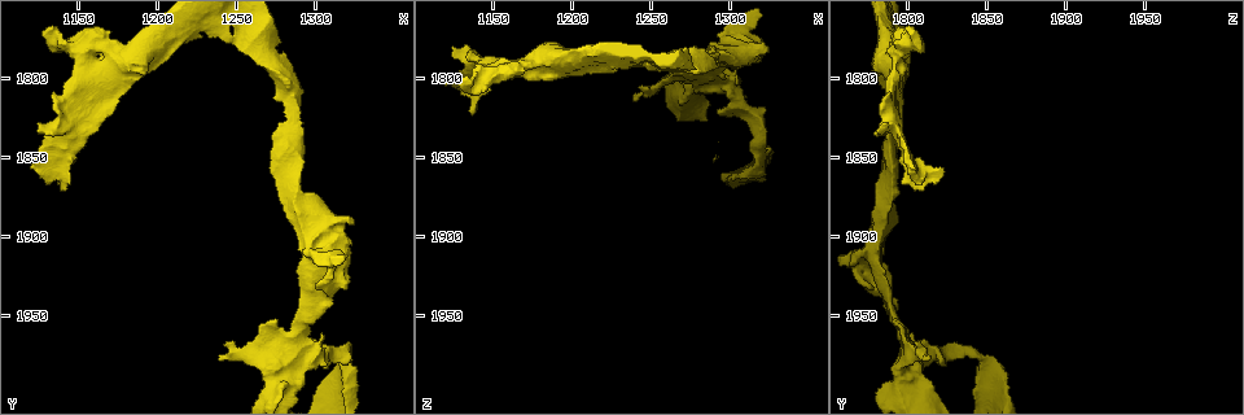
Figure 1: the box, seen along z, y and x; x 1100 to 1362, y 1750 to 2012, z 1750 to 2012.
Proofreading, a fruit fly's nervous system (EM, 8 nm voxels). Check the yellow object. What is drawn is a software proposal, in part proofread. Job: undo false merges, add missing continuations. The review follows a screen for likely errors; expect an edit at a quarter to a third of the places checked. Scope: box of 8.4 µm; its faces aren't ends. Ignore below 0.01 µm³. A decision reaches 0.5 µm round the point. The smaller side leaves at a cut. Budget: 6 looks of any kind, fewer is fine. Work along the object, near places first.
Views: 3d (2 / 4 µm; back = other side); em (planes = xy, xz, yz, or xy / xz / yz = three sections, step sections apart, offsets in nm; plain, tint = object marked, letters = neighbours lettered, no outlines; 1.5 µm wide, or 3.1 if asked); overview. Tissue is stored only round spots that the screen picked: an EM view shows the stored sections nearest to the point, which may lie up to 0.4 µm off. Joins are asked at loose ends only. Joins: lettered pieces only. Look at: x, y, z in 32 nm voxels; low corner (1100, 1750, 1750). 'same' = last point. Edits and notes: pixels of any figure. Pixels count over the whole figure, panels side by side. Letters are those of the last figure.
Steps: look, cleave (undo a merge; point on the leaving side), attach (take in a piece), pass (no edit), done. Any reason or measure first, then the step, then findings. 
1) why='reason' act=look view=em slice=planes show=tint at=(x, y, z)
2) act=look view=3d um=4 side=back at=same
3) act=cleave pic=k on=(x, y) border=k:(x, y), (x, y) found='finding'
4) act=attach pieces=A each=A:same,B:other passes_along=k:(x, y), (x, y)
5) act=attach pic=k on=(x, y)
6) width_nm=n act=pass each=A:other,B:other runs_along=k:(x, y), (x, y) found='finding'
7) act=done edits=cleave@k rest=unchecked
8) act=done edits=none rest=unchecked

why='a fork' act=look view=3d um=2 at=(1318, 1980, 1850)

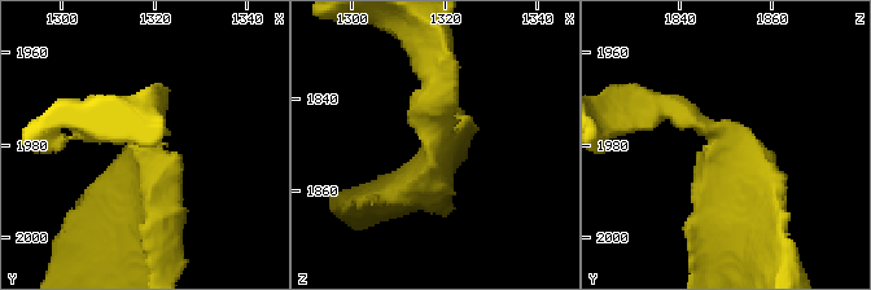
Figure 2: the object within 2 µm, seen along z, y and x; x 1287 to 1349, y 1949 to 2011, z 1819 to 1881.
act=look view=em slice=planes show=plain at=(1318, 1981, 1849)

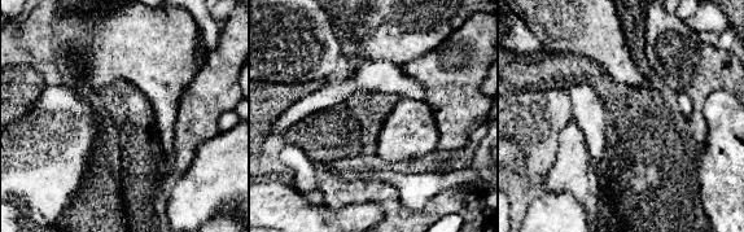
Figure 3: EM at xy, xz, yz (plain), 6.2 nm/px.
act=look view=em slice=planes show=letters at=same

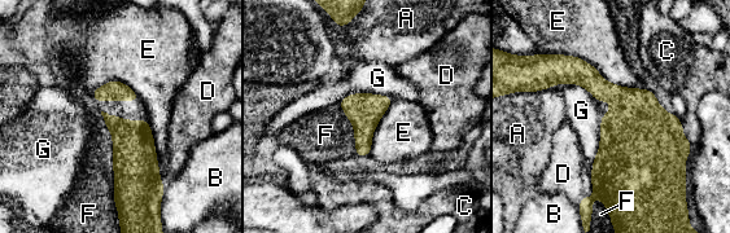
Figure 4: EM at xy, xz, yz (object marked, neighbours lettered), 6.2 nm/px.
act=pass each=A:other,B:other,C:other,D:other,E:other,F:other,G:other border=4:(101, 114), (112, 136), (117, 206) found='all the same neuron'

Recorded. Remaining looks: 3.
why='sudden change in width' act=look view=3d um=2 at=(1296, 1950, 1788)

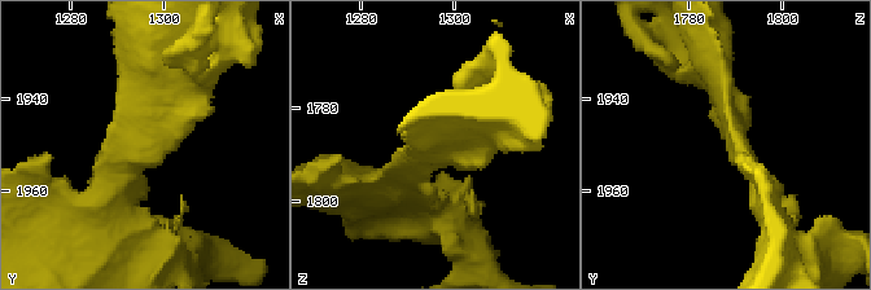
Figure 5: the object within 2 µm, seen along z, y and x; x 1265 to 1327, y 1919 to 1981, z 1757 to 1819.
act=look view=em slice=planes show=plain at=(1294, 1950, 1790)

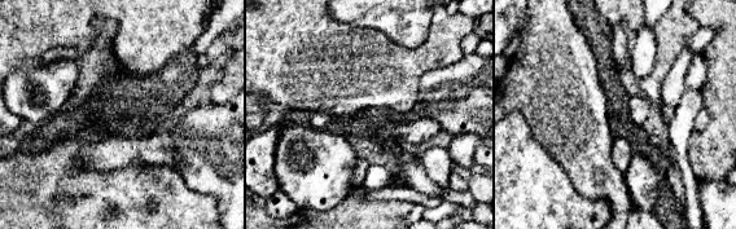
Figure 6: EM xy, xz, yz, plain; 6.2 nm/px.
act=look view=em slice=planes show=letters at=same

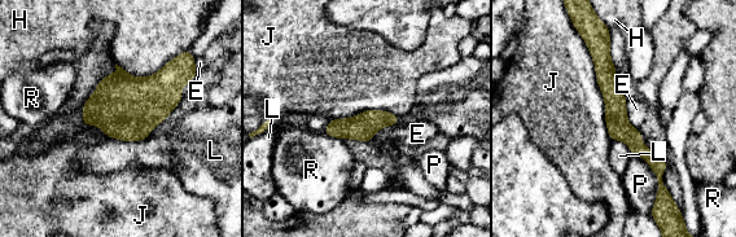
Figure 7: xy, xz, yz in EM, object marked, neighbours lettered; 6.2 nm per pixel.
width_nm=140 longest_contact=J:700nm act=pass each=E:other,H:other,J:other,L:other,P:other,R:other found='all the same neuron'

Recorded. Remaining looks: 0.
act=done edits=none rest=unchecked

